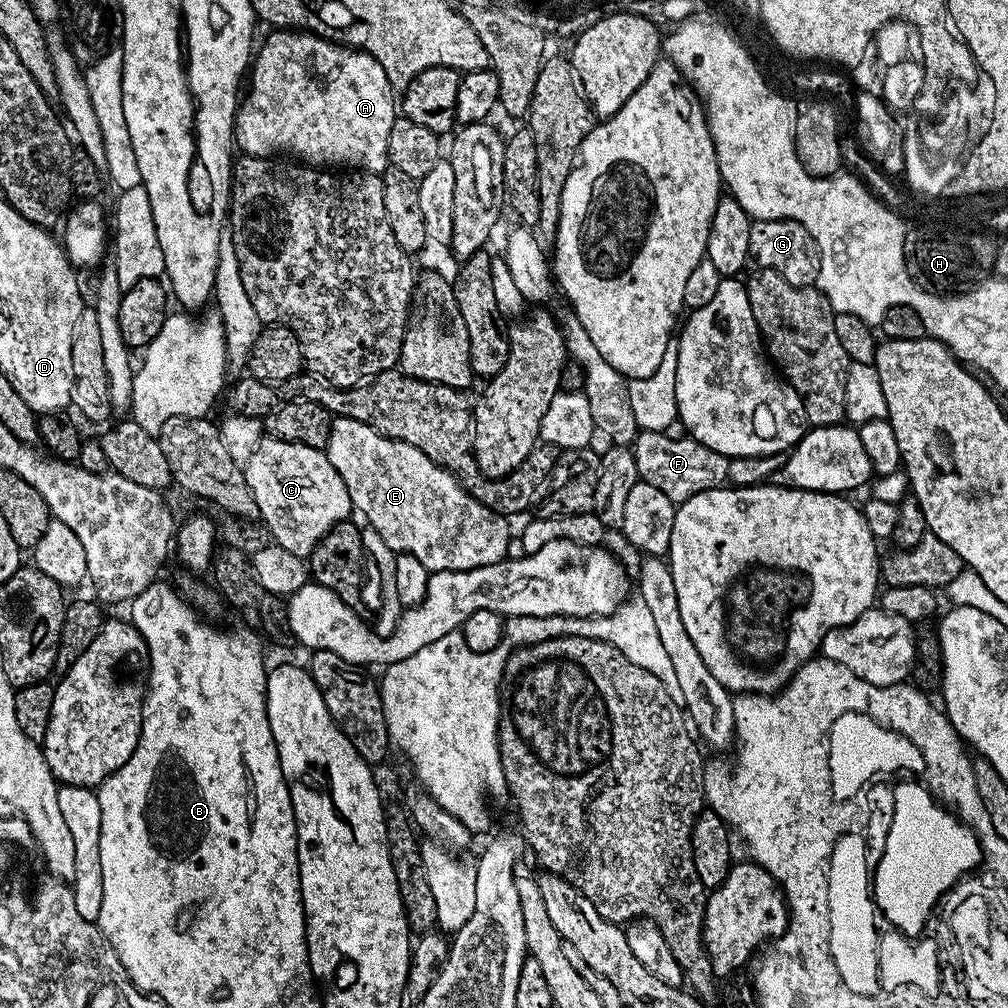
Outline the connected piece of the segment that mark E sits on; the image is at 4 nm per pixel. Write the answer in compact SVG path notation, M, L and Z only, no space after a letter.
M337 416L332 420L326 451L328 461L334 470L338 470L342 482L346 482L353 509L368 519L365 520L367 527L378 530L392 552L408 552L418 558L429 574L490 566L509 555L508 543L514 540L514 536L508 533L509 521L501 513L491 512L486 505L475 500L451 472L426 458L422 450L406 442L386 438L354 418Z

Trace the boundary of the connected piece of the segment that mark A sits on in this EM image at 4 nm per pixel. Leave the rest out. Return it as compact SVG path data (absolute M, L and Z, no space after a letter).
M272 30L265 38L264 45L257 47L254 59L250 64L250 80L252 85L248 88L248 97L241 99L234 121L234 144L241 153L250 156L275 157L276 152L289 152L289 157L300 162L307 162L312 166L323 166L328 170L359 170L360 172L371 172L373 174L383 173L389 167L388 162L388 139L390 138L390 126L394 126L398 115L398 104L392 101L394 89L391 82L386 78L386 70L378 66L378 62L370 54L360 51L358 48L346 48L343 44L336 44L333 40L324 40L313 32L302 32L299 30Z

